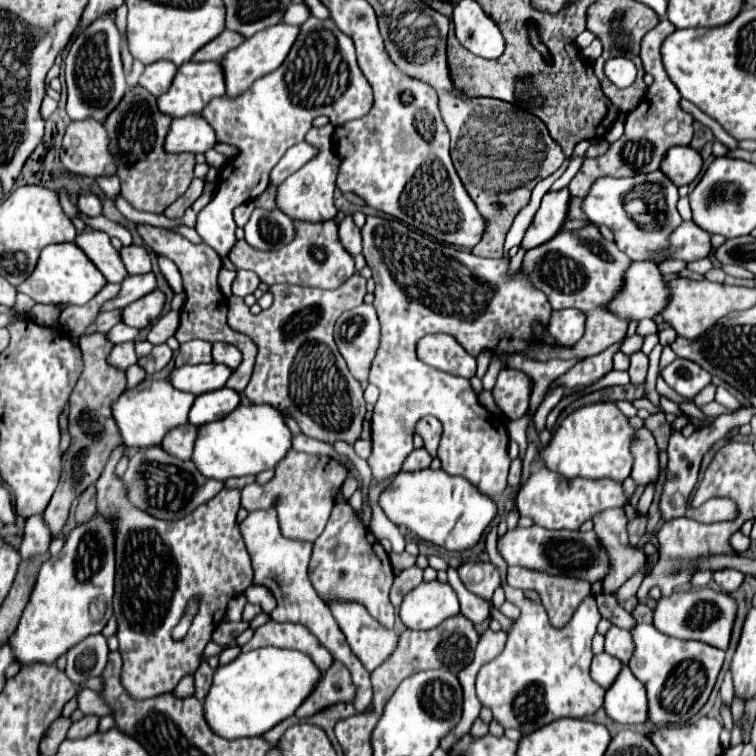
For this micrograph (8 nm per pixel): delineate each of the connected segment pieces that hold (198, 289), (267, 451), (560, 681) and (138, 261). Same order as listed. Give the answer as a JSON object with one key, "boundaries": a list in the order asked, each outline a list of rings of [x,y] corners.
{"boundaries":[[[[137,225],[137,233],[141,235],[143,243],[149,245],[157,255],[163,255],[167,259],[171,259],[181,277],[183,277],[183,287],[185,287],[185,303],[181,307],[181,325],[175,333],[179,343],[187,343],[191,339],[203,339],[209,343],[215,341],[223,341],[229,345],[235,345],[241,353],[243,353],[243,373],[233,373],[227,381],[227,387],[231,387],[237,393],[243,393],[243,389],[247,387],[251,373],[253,373],[253,363],[255,363],[255,355],[257,355],[257,347],[255,343],[247,337],[241,335],[237,331],[233,331],[227,325],[227,305],[225,305],[225,297],[221,293],[221,307],[219,307],[219,285],[217,285],[217,273],[221,269],[221,257],[209,247],[209,245],[193,245],[191,241],[187,241],[185,237],[179,237],[179,233],[175,231],[167,231],[167,229],[159,229],[153,225]]],[[[239,405],[221,421],[205,423],[199,427],[191,461],[201,475],[217,481],[229,477],[257,475],[273,469],[291,449],[291,431],[283,421],[283,413],[271,405]]],[[[509,585],[503,587],[505,589],[505,597],[509,603],[517,605],[521,609],[521,617],[515,621],[507,645],[501,651],[501,655],[497,655],[493,661],[489,661],[477,675],[477,697],[483,705],[491,707],[493,717],[503,725],[503,727],[513,727],[521,733],[531,733],[551,721],[557,721],[561,717],[575,717],[575,719],[583,719],[583,717],[591,717],[593,713],[597,713],[603,707],[603,697],[605,697],[605,689],[601,685],[597,685],[591,675],[589,675],[589,665],[593,659],[591,653],[591,639],[597,633],[597,623],[601,621],[601,613],[597,609],[597,601],[595,595],[587,595],[581,605],[575,609],[571,621],[557,629],[553,625],[549,625],[549,617],[545,613],[545,607],[541,603],[535,603],[531,599],[525,597],[525,593],[521,589],[513,589]]],[[[137,245],[123,247],[121,261],[123,261],[129,275],[143,275],[143,273],[151,271],[151,261],[149,261],[149,255],[143,247],[137,247]]]]}

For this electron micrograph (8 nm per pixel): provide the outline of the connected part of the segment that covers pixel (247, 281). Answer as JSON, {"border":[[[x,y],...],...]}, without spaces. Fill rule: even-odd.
{"border":[[[245,269],[237,271],[237,277],[233,281],[233,295],[245,297],[245,295],[253,293],[257,287],[259,287],[259,279],[255,277],[253,271],[245,271]]]}

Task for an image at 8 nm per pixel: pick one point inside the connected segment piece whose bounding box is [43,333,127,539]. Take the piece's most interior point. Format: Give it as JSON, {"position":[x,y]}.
{"position":[94,431]}

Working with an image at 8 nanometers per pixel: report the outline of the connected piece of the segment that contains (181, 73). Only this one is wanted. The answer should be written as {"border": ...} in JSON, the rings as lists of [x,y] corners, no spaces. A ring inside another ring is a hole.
{"border":[[[185,63],[177,69],[177,75],[167,93],[157,97],[157,107],[169,117],[185,117],[189,113],[201,113],[213,99],[225,95],[225,77],[219,63]]]}

